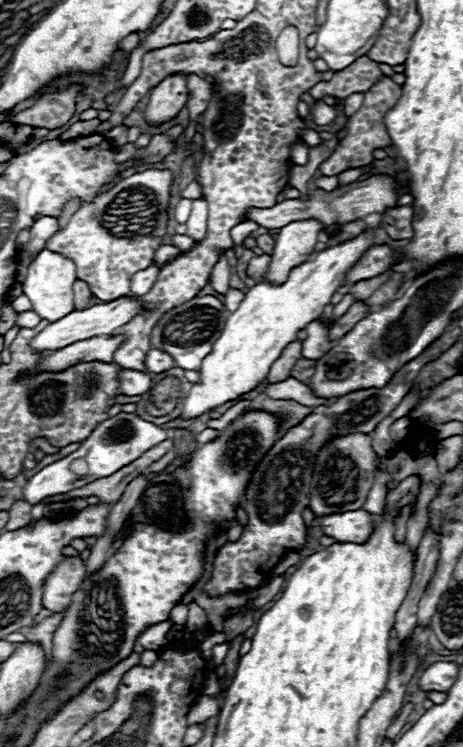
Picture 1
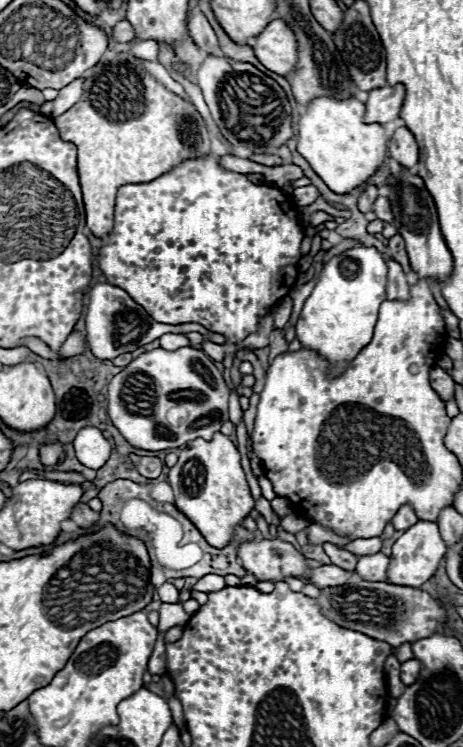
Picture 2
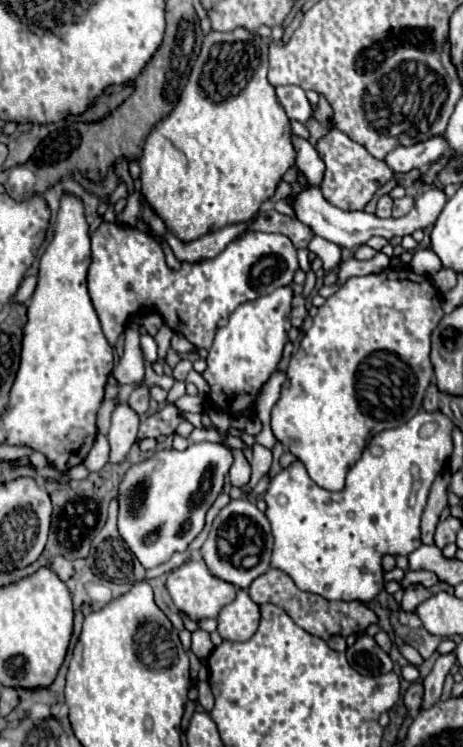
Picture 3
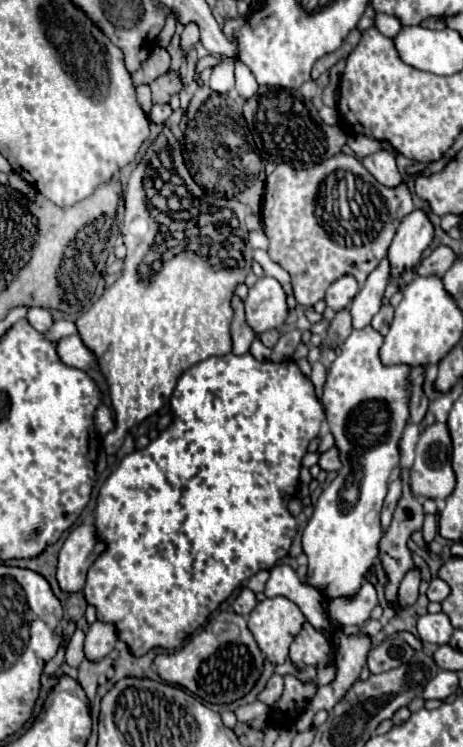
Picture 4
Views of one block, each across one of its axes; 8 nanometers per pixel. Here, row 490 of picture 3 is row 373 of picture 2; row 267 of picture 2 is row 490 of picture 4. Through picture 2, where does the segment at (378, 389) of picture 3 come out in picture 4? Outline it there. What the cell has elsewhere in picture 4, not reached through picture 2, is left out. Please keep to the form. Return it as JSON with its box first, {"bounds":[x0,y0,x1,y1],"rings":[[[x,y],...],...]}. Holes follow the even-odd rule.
{"bounds":[302,326,410,600],"rings":[[[372,326],[354,330],[348,340],[340,346],[338,358],[328,368],[328,380],[324,386],[324,408],[330,430],[336,438],[336,446],[342,454],[342,470],[334,478],[334,482],[320,494],[314,514],[308,520],[308,526],[302,532],[302,548],[308,556],[308,574],[304,582],[318,592],[322,592],[328,600],[336,598],[354,598],[362,584],[364,576],[370,572],[378,558],[378,544],[382,538],[380,528],[380,508],[388,490],[388,476],[400,464],[398,456],[398,440],[406,426],[408,418],[408,382],[406,376],[410,366],[382,366],[378,358],[378,348],[382,346],[382,334],[378,334]]]}

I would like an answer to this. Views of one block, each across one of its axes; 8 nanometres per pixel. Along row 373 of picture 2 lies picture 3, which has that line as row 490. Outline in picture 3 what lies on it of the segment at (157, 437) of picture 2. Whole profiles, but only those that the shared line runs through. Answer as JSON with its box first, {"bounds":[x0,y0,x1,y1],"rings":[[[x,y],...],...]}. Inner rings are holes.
{"bounds":[118,442,234,568],"rings":[[[200,442],[190,444],[184,452],[174,448],[154,452],[126,472],[118,494],[118,530],[144,568],[168,562],[174,552],[184,552],[200,534],[206,510],[222,492],[224,474],[228,474],[232,462],[234,454],[230,448],[216,442]]]}

